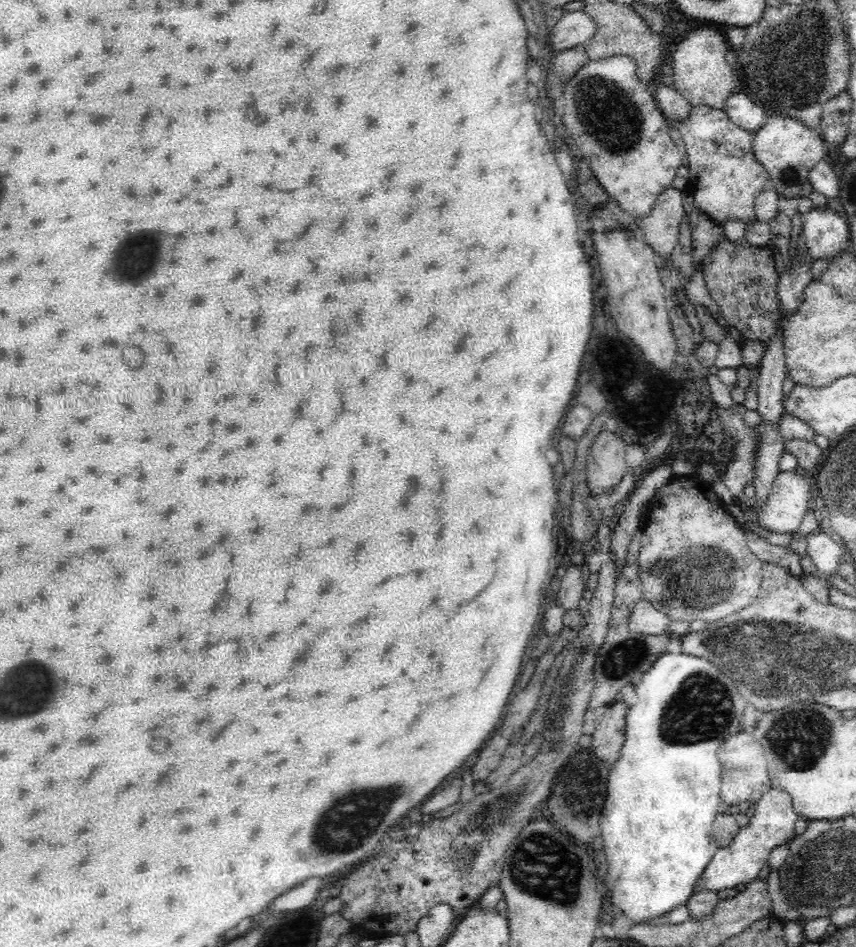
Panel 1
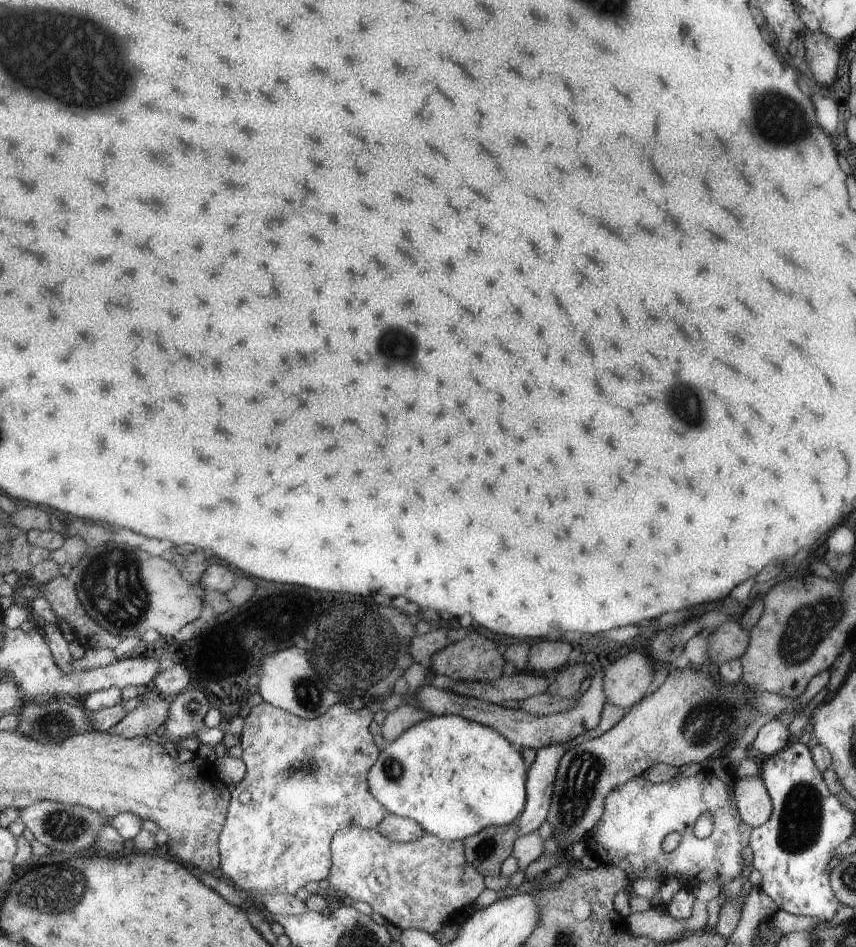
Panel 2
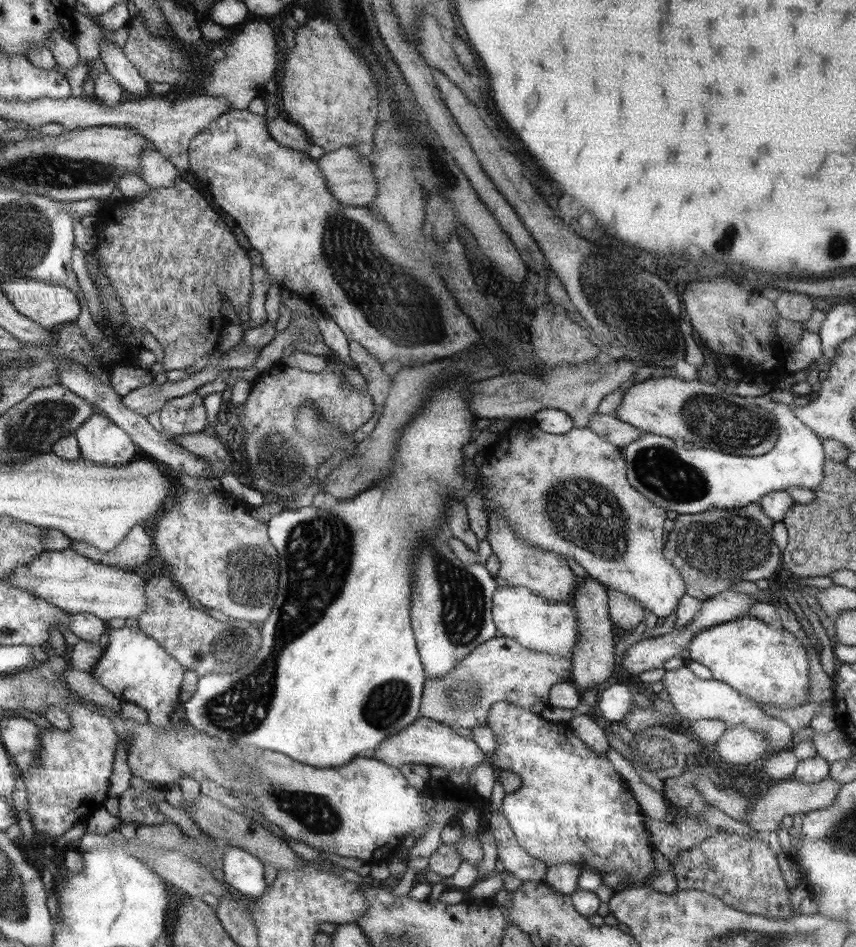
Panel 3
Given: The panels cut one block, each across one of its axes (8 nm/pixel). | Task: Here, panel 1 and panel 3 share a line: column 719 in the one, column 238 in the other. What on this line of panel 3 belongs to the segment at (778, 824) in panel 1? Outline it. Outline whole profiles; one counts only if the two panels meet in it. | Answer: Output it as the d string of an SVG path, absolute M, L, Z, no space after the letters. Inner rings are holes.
M231 848L231 852L227 852L227 856L223 858L221 872L223 872L225 884L235 888L243 896L257 898L267 888L263 878L263 872L265 872L263 862L245 850Z

